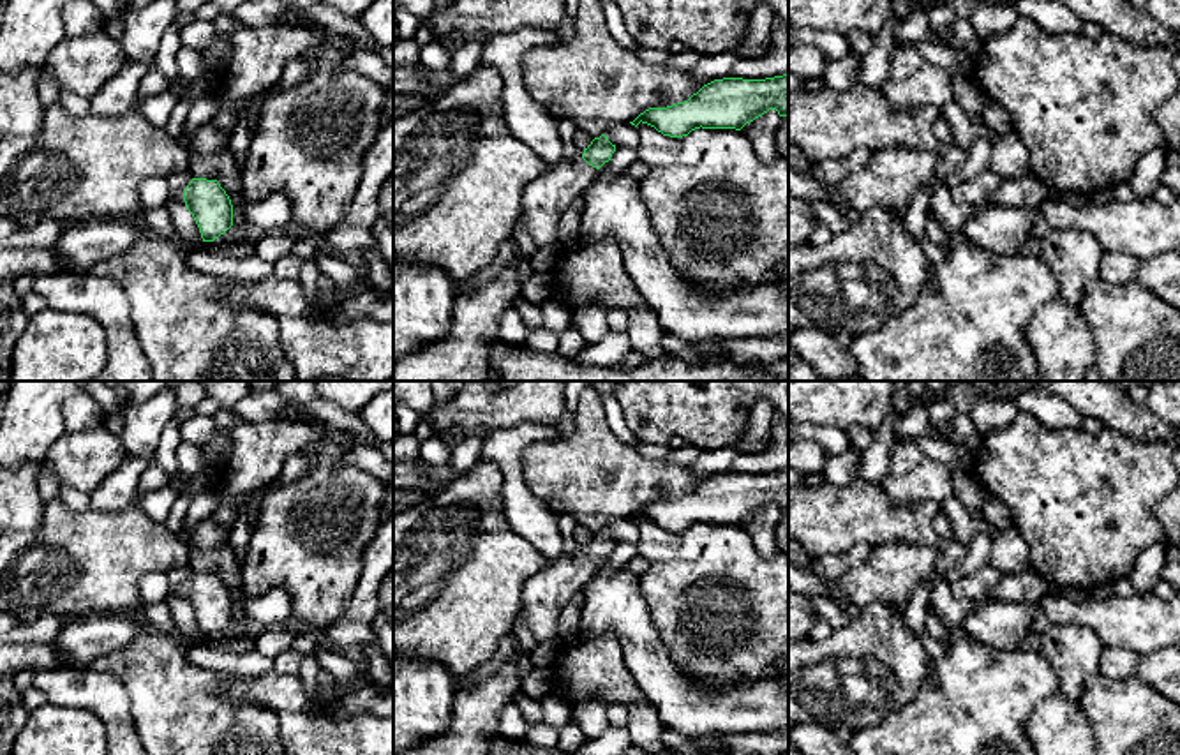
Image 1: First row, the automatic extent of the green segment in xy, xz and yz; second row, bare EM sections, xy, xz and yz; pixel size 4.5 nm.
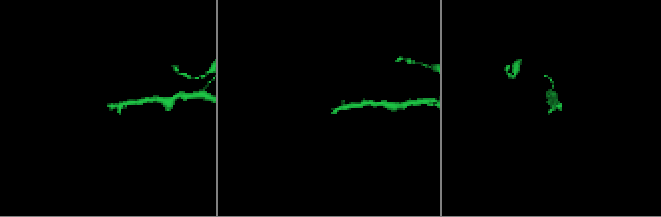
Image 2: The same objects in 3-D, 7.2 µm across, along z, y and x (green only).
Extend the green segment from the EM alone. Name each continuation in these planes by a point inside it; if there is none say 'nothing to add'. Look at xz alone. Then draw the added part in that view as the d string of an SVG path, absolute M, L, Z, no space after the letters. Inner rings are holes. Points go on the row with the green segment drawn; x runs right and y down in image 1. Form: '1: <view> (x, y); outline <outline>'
1: xz (544, 201); outline M584 159L557 161L522 192L520 222L540 245L557 242L559 221L575 198L596 178L598 169Z

